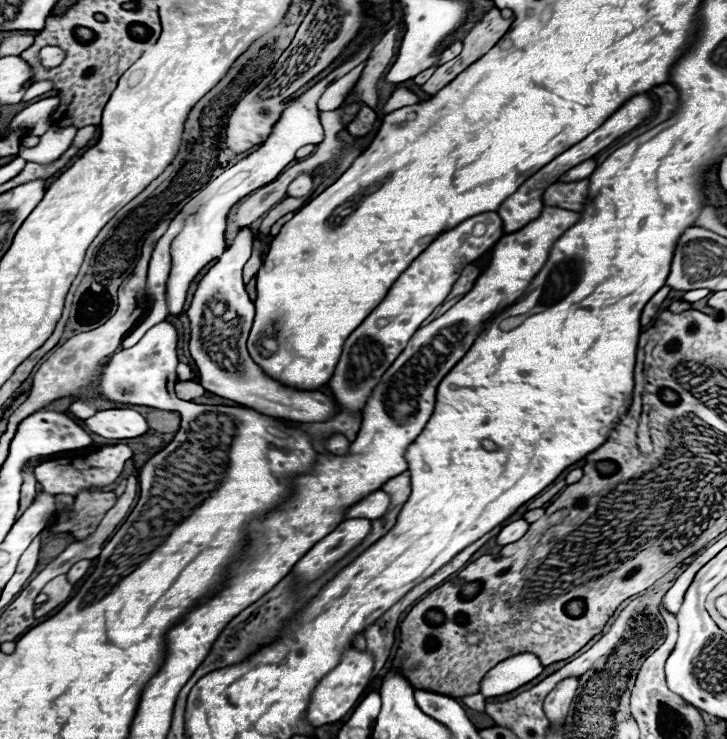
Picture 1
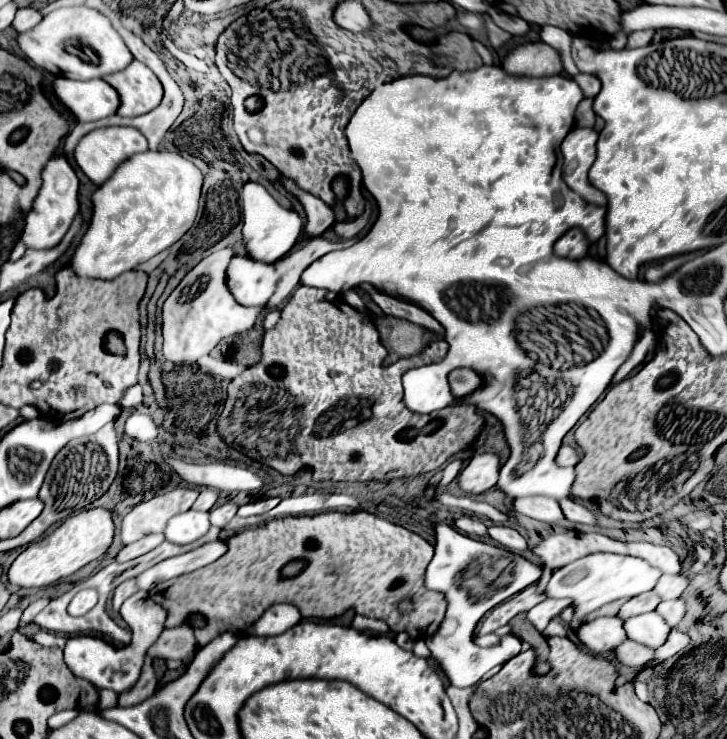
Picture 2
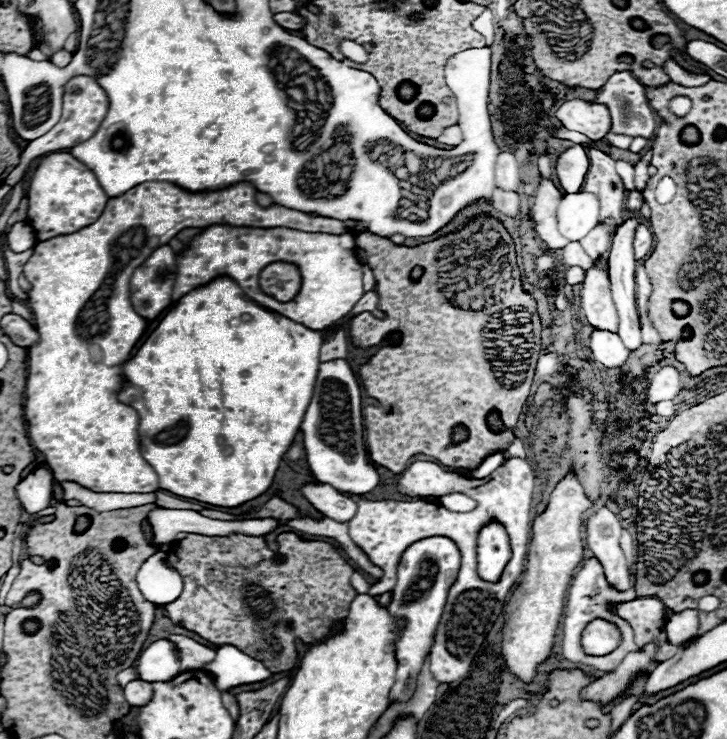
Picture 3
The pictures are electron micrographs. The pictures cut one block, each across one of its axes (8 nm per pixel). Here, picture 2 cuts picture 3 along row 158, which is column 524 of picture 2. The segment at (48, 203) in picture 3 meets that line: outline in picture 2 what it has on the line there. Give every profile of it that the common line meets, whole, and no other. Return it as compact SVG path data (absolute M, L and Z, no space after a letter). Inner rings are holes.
M542 40L524 42L512 48L502 68L510 76L560 76L564 72L560 52Z

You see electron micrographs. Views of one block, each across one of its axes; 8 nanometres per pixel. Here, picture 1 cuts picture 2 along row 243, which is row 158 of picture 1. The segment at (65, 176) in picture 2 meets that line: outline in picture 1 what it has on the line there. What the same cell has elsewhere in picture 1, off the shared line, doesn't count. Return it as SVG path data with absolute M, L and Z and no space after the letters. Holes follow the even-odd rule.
M52 126L50 132L44 132L40 136L38 146L22 148L20 156L24 160L38 160L40 164L52 164L72 146L72 140L74 140L76 132L78 132L78 128L74 128L74 126L68 126L68 128ZM52 130L56 130L56 132L52 132Z

